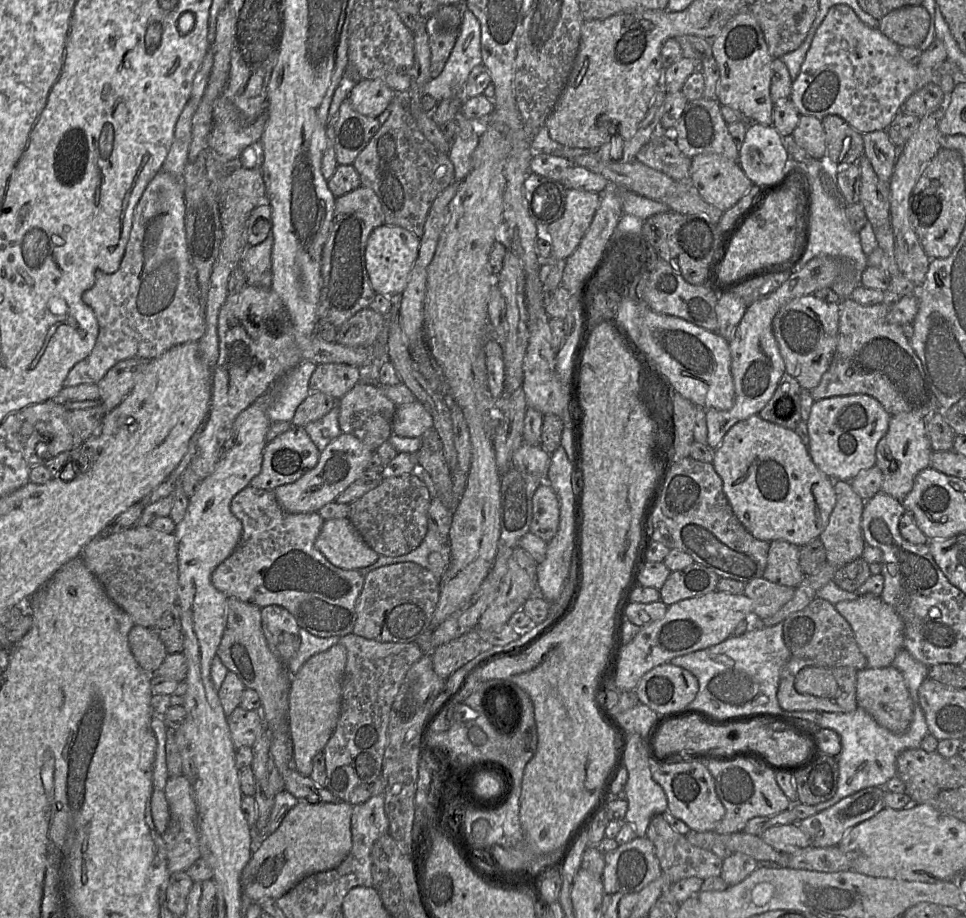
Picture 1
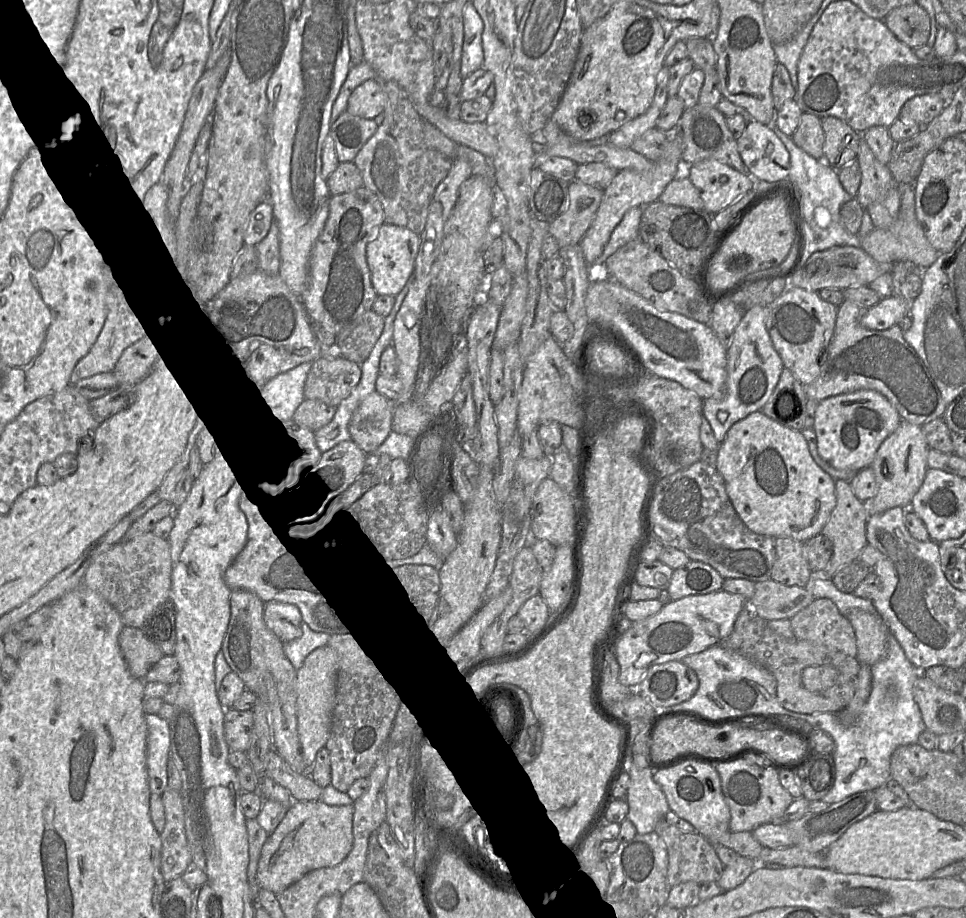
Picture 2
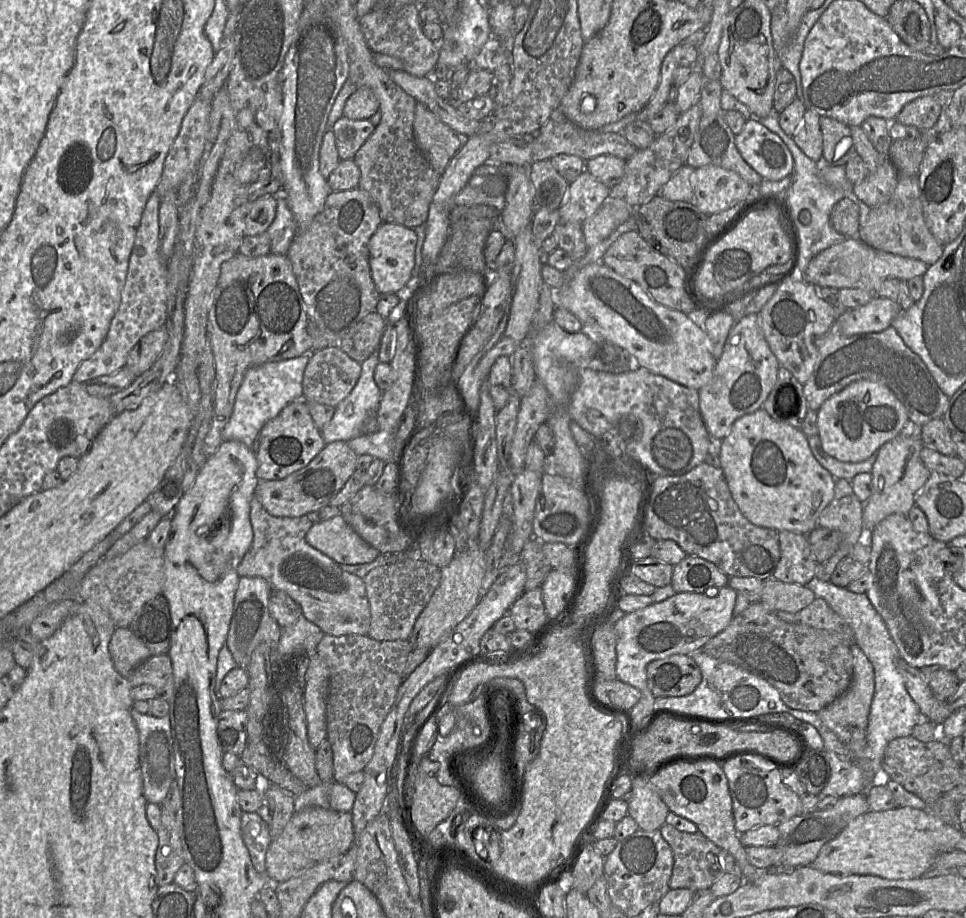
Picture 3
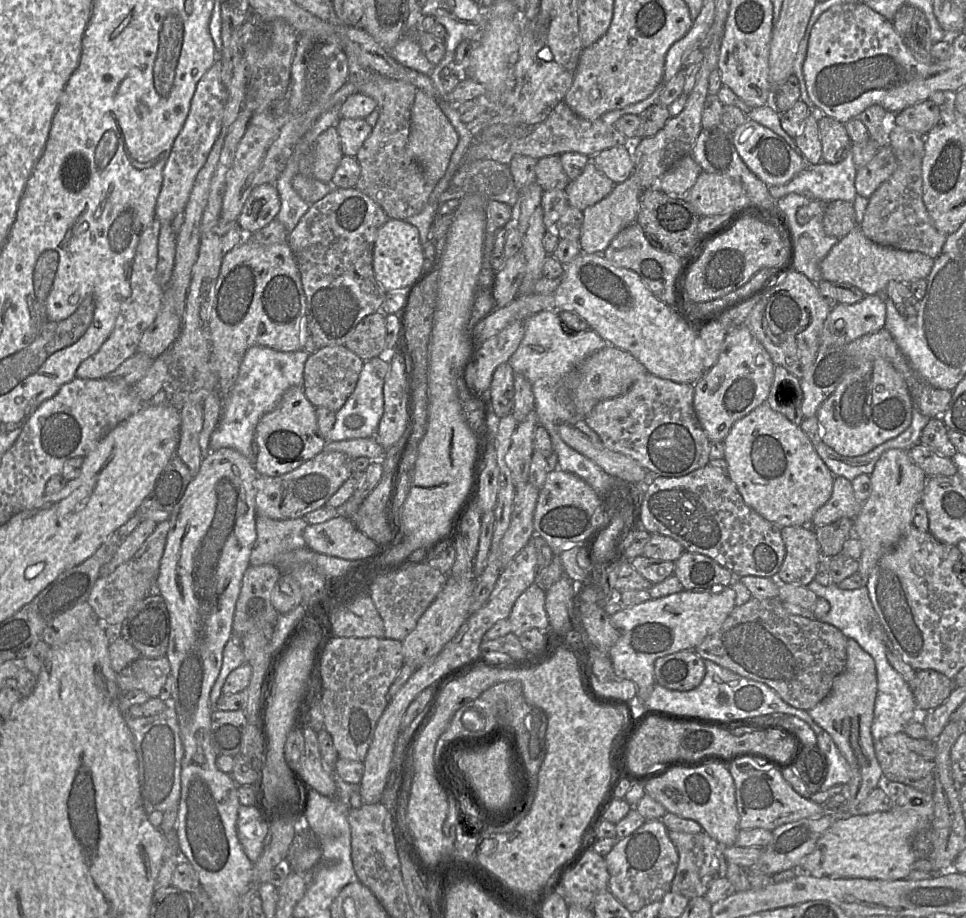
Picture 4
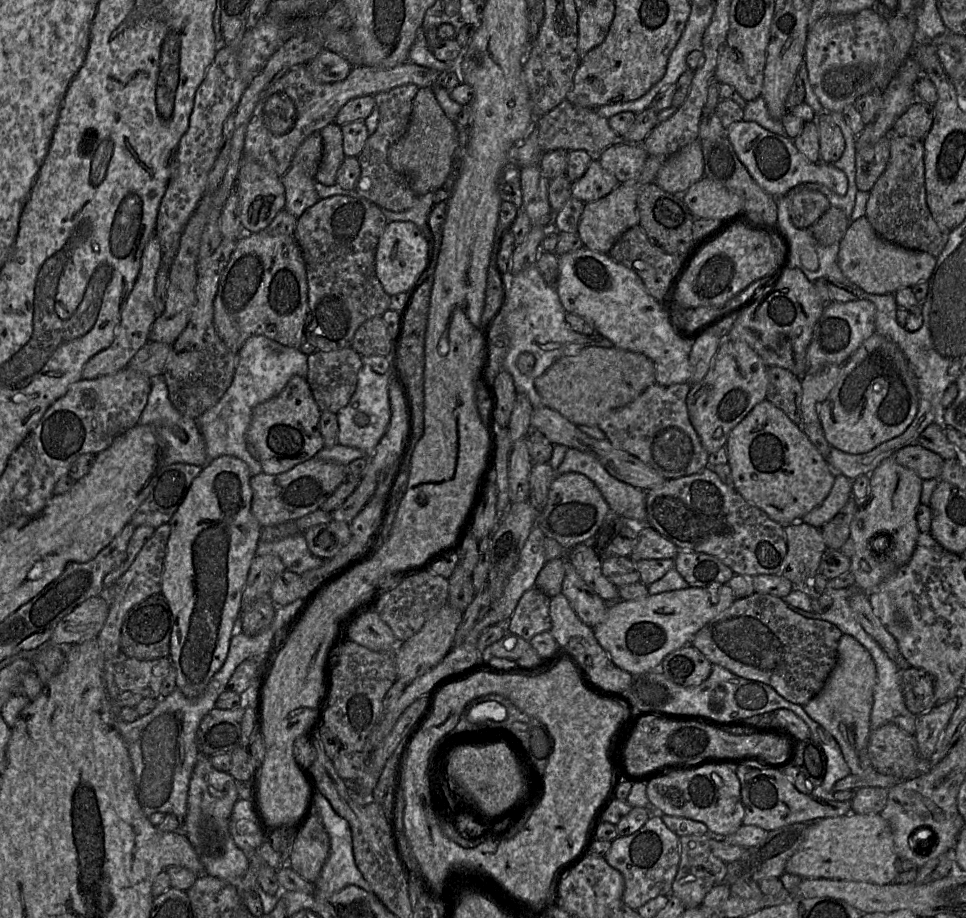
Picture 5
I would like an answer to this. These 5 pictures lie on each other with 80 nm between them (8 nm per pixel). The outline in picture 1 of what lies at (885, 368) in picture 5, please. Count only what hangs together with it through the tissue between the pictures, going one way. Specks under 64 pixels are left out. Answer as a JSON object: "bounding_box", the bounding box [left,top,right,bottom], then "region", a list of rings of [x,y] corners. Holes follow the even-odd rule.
{"bounding_box":[806,394,890,481],"region":[[[865,394],[815,401],[806,422],[808,453],[815,465],[833,481],[851,481],[875,465],[876,446],[888,430],[890,417],[876,399]]]}

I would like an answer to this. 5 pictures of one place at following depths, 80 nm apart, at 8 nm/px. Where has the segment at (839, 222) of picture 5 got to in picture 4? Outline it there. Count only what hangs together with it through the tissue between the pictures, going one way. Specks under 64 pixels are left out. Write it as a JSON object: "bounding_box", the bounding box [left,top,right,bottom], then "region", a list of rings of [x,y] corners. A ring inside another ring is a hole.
{"bounding_box":[822,200,857,239],"region":[[[843,200],[827,203],[822,225],[828,236],[838,239],[846,236],[857,227],[853,203]]]}

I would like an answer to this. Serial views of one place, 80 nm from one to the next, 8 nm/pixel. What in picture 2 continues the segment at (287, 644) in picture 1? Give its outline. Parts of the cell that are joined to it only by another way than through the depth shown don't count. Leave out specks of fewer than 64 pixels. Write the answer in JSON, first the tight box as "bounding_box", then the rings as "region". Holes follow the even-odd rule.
{"bounding_box":[264,601,302,642],"region":[[[269,601],[264,603],[264,621],[282,642],[299,638],[302,634],[302,617],[294,604]]]}

